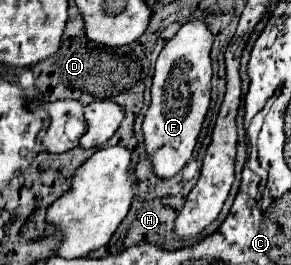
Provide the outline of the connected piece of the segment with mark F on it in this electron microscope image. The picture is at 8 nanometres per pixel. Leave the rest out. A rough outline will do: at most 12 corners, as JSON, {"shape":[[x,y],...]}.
{"shape":[[186,22],[156,60],[144,114],[160,180],[194,152],[210,106],[212,40]]}

